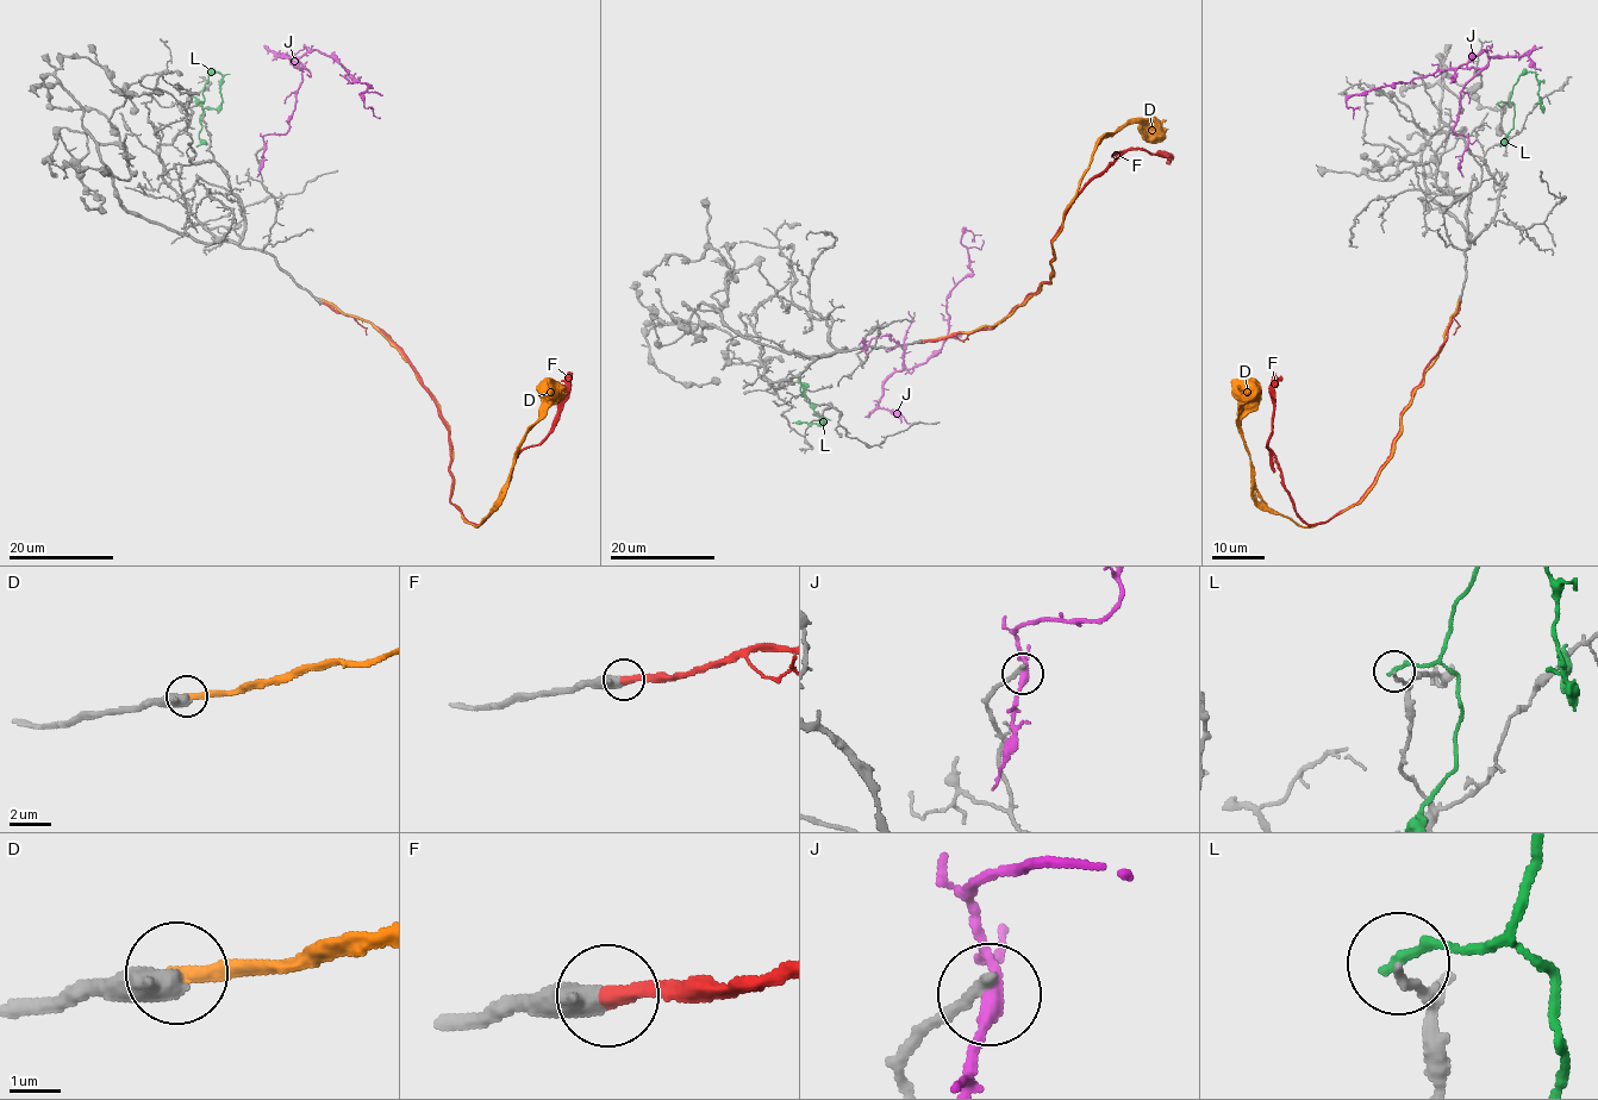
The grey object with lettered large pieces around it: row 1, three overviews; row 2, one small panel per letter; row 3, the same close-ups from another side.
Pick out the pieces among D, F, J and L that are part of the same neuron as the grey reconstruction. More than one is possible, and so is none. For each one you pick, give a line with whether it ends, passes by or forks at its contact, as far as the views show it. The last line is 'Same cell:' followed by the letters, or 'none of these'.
F: it ends there
Same cell: F

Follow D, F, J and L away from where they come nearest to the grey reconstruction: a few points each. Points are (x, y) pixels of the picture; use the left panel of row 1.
D: (322, 300), (368, 320), (416, 370), (448, 427), (450, 501), (474, 526), (489, 513), (553, 379)
F: (324, 302), (378, 326), (416, 370), (448, 431), (449, 500), (472, 524), (549, 432), (572, 372)
J: (264, 148), (263, 136), (288, 129), (299, 60), (313, 50), (370, 85), (359, 94), (380, 117)
L: (198, 102), (204, 99), (211, 74), (223, 76), (222, 104), (216, 108), (203, 108), (191, 97)

